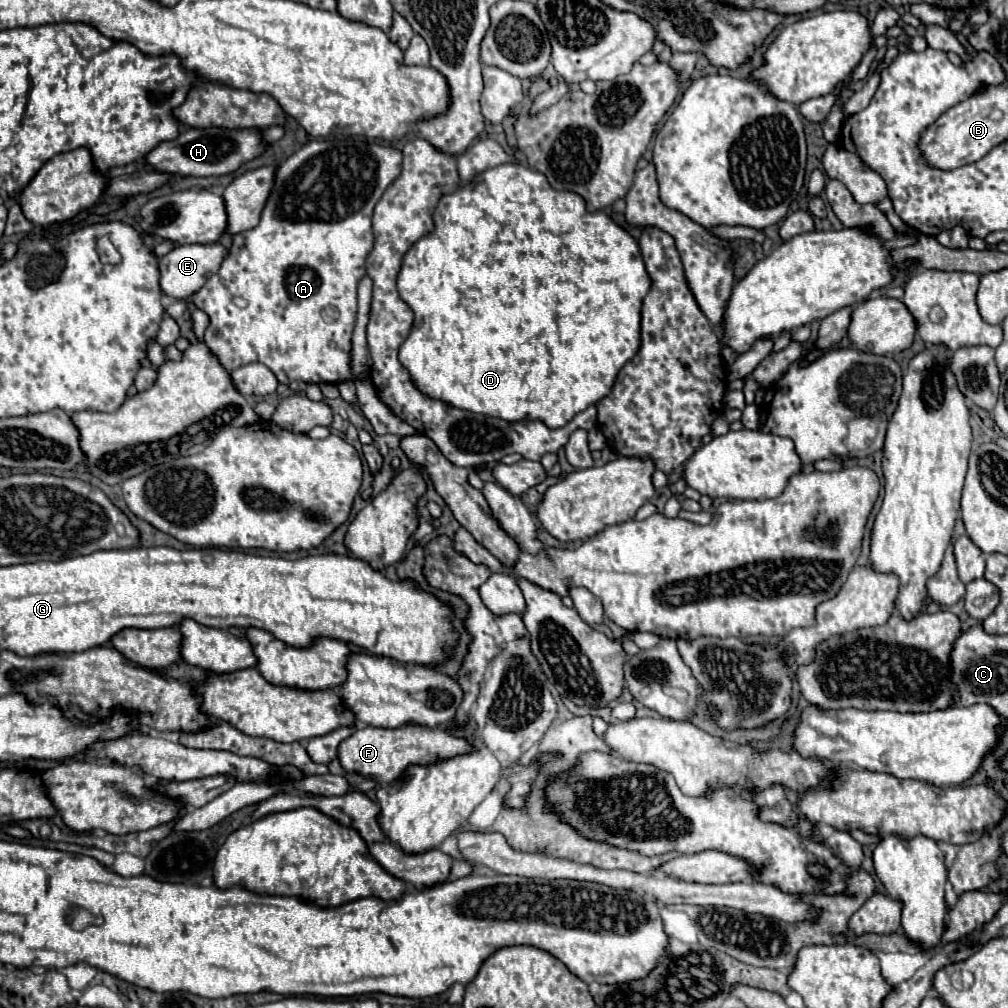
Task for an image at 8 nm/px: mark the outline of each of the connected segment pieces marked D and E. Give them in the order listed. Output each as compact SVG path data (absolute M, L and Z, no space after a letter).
M501 164L477 174L469 182L461 182L451 194L443 194L433 210L435 228L419 238L403 256L397 276L401 300L413 310L415 320L407 340L399 348L399 362L409 370L413 384L429 398L443 400L461 410L501 418L507 422L539 420L549 428L565 426L575 414L599 402L611 392L617 372L639 350L641 300L651 288L637 242L619 228L605 212L587 212L585 200L569 190L553 190L541 172L521 164Z
M191 244L191 246L175 246L169 254L159 258L159 286L165 296L171 296L175 300L185 300L193 292L197 292L211 274L219 270L221 260L225 258L227 250L221 244Z

